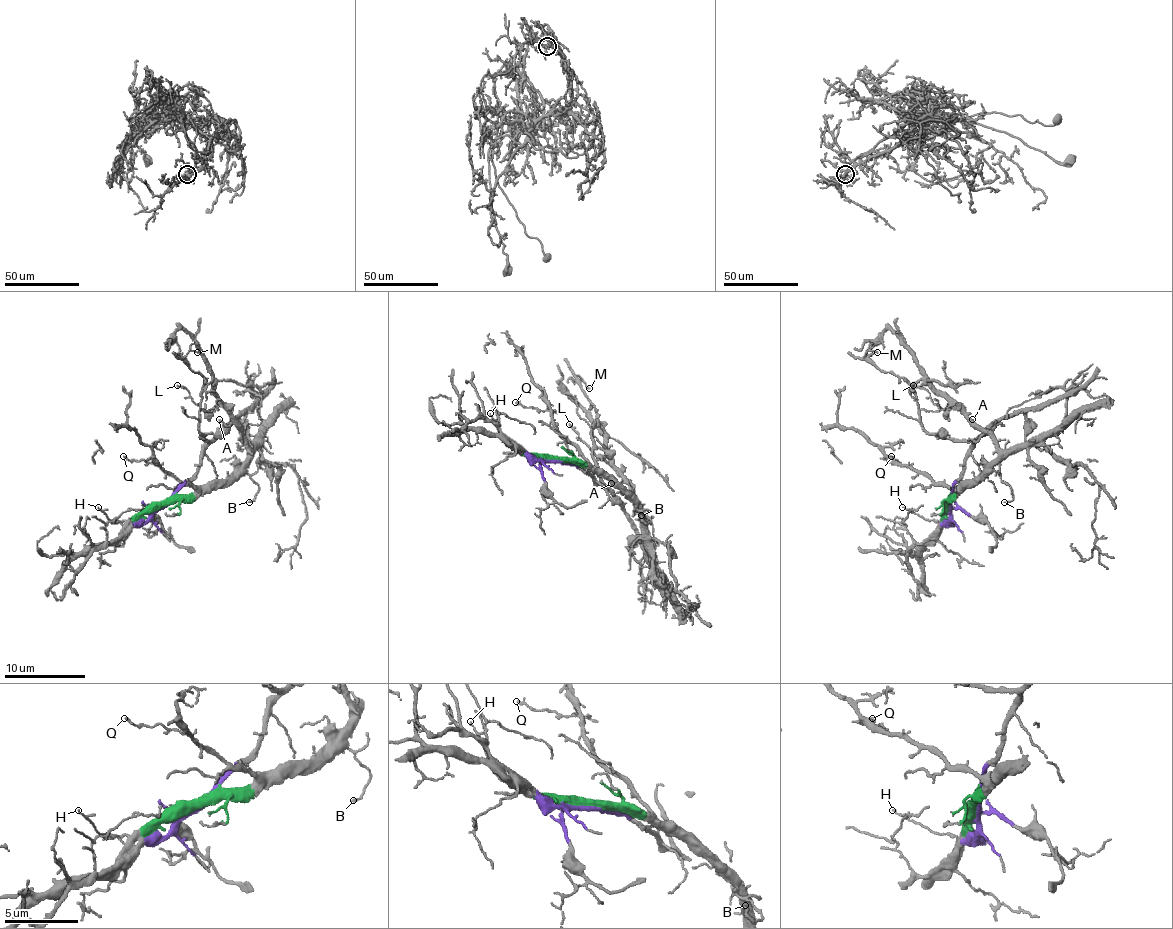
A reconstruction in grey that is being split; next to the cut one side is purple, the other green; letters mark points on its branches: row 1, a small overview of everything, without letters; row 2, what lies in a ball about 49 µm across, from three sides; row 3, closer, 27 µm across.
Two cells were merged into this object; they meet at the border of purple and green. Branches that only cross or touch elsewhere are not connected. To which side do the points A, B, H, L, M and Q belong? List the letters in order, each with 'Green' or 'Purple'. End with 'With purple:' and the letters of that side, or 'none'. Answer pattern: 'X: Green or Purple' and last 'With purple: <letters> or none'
A: Green
B: Green
H: Green
L: Green
M: Purple
Q: Green
With purple: M

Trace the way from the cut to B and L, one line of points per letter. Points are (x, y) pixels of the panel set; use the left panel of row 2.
B: (161, 504), (194, 500), (204, 492), (226, 486), (242, 472), (259, 486), (255, 498), (249, 502)
L: (161, 504), (194, 500), (210, 492), (247, 458), (242, 427), (220, 405), (202, 409), (186, 389), (178, 384)

